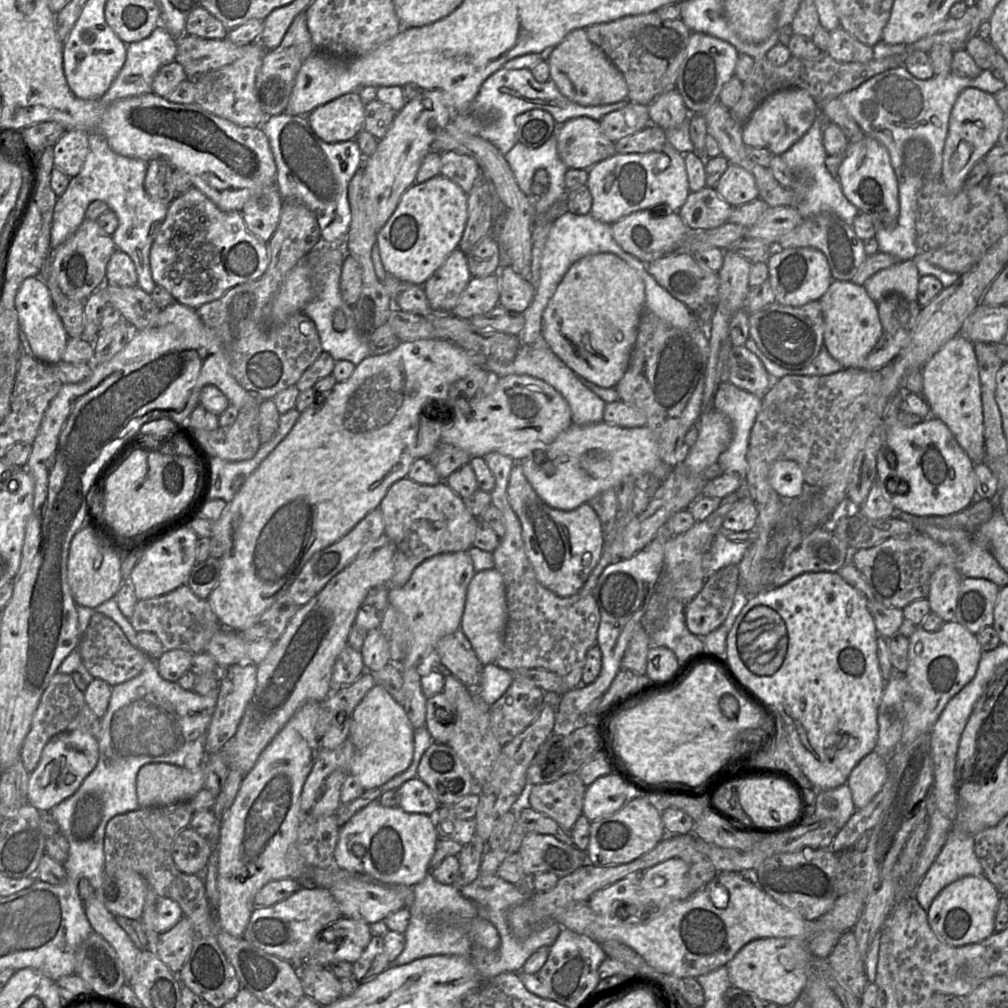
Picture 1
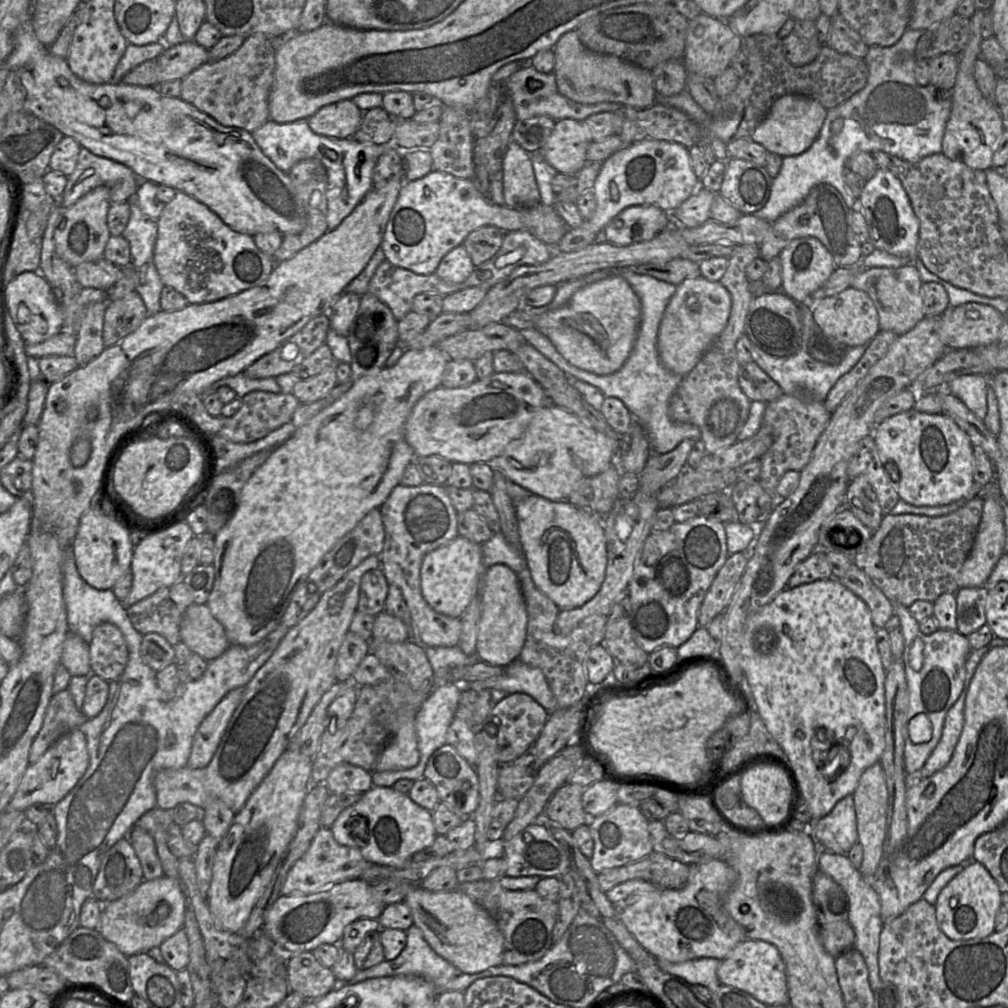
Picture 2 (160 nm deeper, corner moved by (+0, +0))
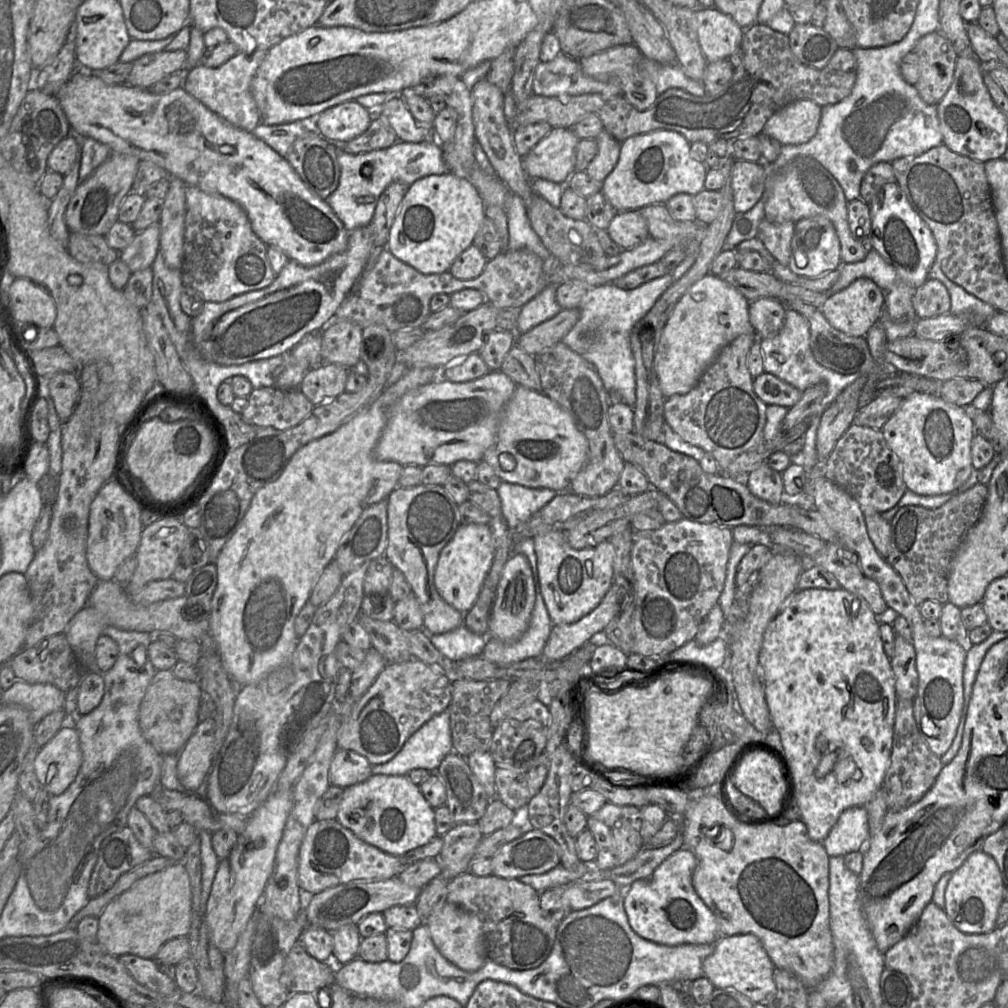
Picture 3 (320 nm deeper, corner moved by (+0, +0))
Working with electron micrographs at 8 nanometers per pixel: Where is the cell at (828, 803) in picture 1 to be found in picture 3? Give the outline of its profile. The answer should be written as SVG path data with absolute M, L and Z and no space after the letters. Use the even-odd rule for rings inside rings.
M854 806L841 813L822 845L829 857L845 856L863 851L869 839L867 811L865 807Z

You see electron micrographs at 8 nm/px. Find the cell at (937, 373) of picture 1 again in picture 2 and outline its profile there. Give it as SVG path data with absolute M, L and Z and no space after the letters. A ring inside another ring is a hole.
M957 374L951 377L944 389L958 398L978 419L983 420L987 412L987 387L989 376L981 374Z

